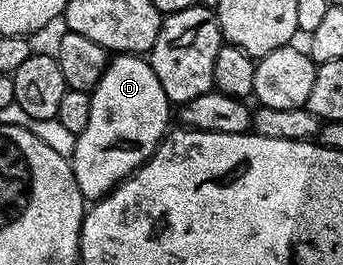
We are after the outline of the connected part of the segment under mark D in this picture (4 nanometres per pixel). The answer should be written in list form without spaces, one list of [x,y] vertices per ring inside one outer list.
[[[140,54],[113,55],[90,95],[90,122],[86,122],[86,130],[82,130],[82,134],[76,138],[70,163],[78,182],[78,190],[82,190],[85,201],[95,202],[108,195],[117,184],[128,179],[155,154],[156,147],[170,128],[170,101],[166,98],[166,90],[162,90],[162,82],[158,82],[158,74],[154,74],[151,63]]]

